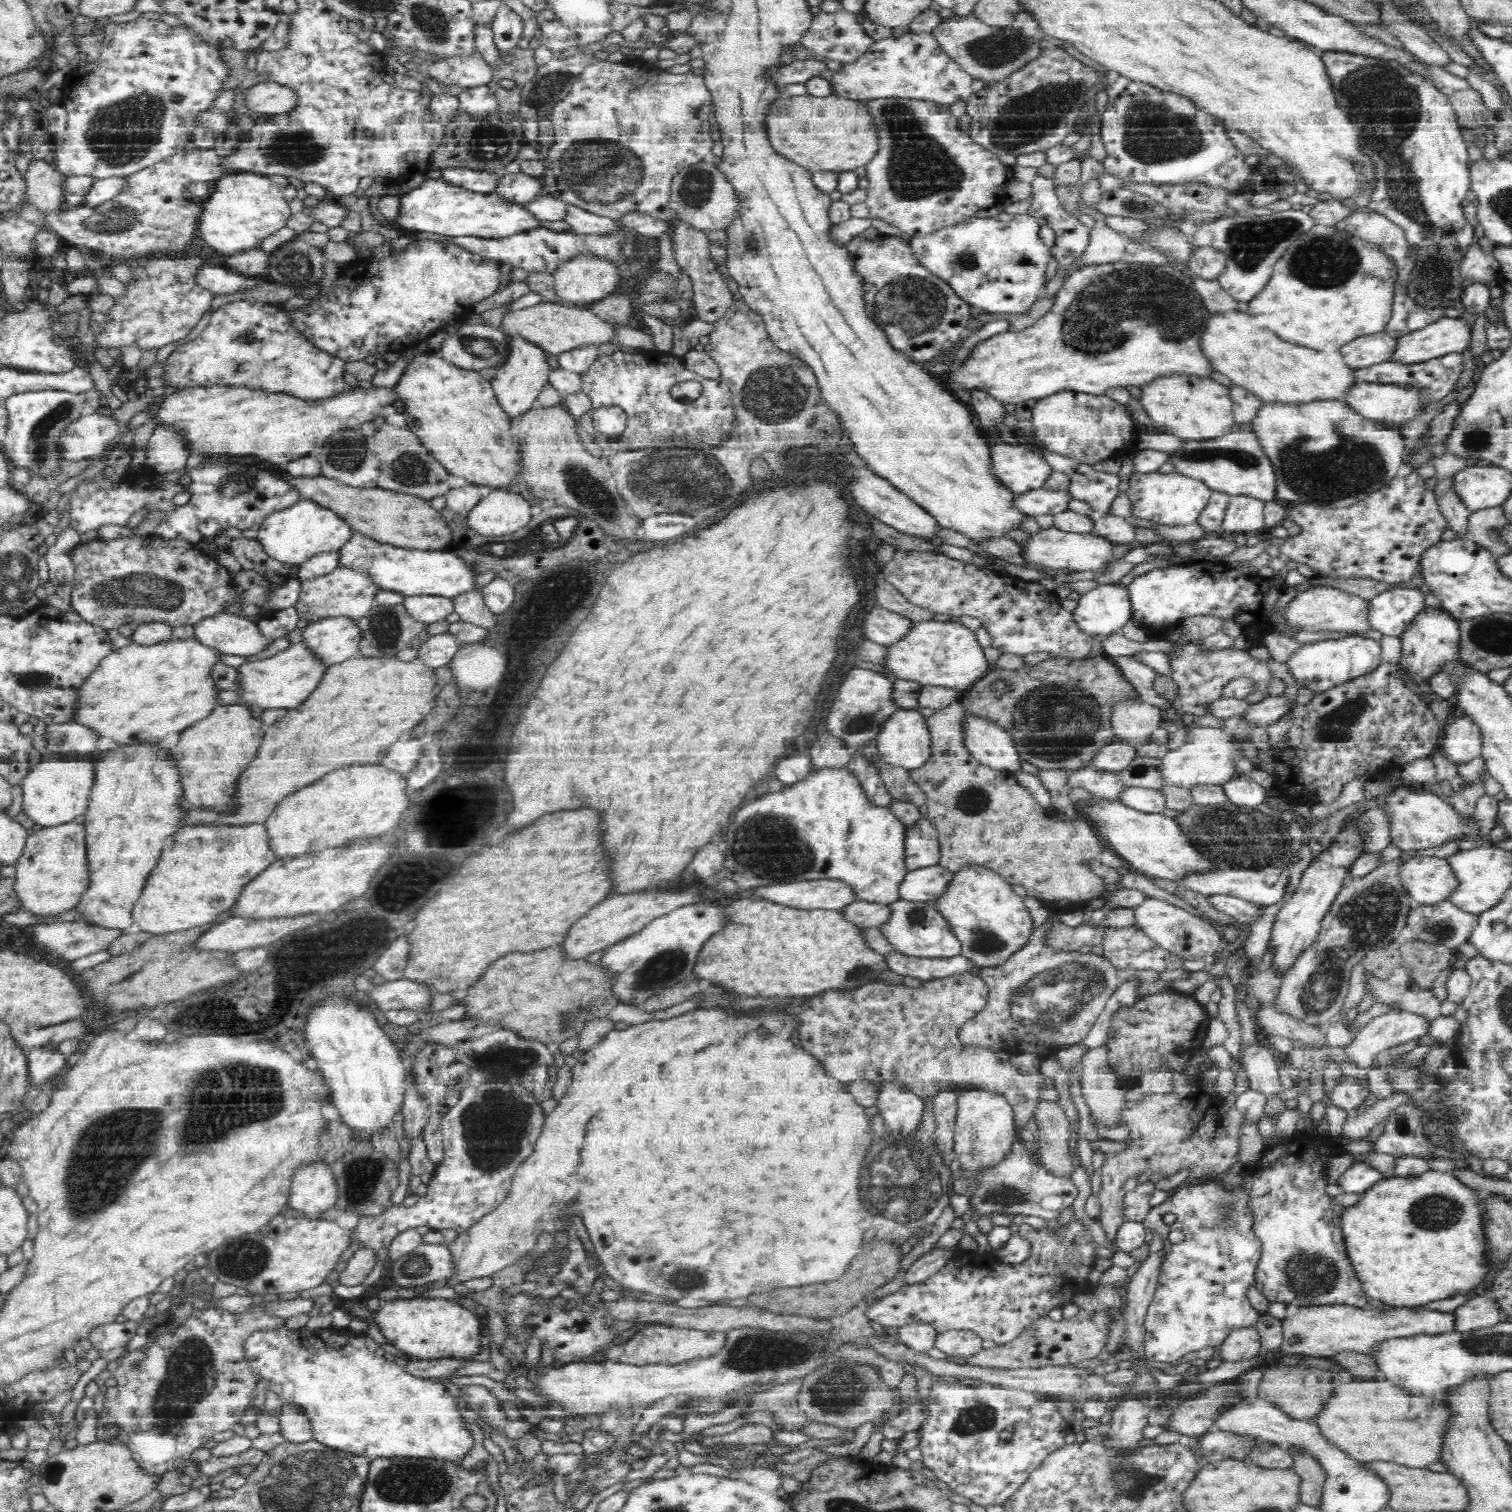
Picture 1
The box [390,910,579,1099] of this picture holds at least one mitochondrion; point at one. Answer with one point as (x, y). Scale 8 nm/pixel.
(520, 1060)

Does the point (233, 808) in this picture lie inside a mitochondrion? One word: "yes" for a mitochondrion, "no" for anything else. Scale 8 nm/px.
no

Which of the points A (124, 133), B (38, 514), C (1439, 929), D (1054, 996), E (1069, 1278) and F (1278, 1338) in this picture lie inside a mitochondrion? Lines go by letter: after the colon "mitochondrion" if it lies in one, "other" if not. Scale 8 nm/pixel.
A: mitochondrion
B: other
C: mitochondrion
D: mitochondrion
E: mitochondrion
F: other

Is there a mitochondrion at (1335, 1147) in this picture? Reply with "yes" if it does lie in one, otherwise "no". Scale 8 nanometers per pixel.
no

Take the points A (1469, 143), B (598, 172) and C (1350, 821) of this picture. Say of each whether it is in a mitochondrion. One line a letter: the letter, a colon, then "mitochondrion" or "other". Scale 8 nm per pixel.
A: other
B: mitochondrion
C: other

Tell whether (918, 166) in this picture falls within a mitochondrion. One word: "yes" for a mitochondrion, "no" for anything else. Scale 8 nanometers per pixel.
yes

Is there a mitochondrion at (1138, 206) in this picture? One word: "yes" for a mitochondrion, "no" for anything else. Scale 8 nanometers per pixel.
yes

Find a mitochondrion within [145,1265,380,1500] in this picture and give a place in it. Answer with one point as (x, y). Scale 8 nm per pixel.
(188, 1376)

